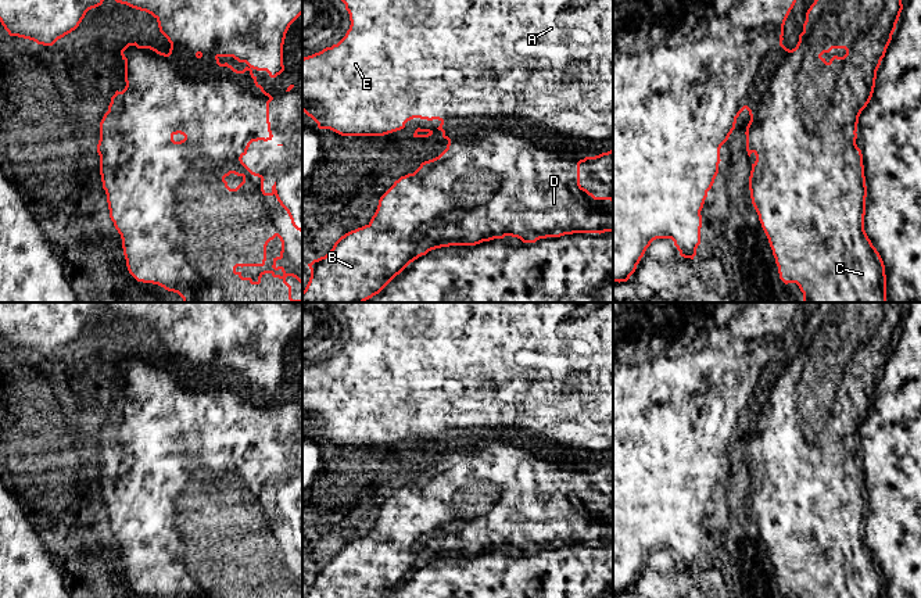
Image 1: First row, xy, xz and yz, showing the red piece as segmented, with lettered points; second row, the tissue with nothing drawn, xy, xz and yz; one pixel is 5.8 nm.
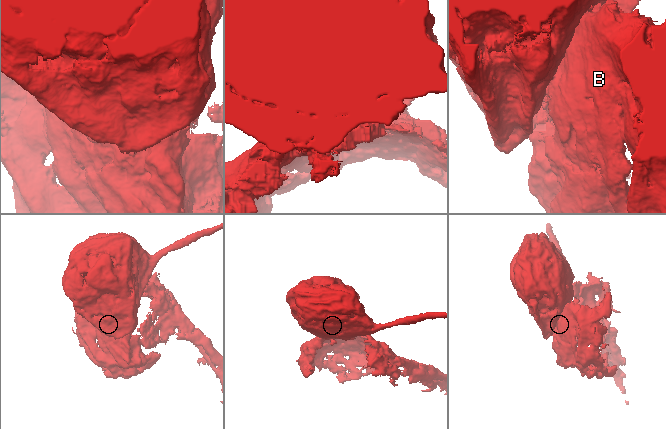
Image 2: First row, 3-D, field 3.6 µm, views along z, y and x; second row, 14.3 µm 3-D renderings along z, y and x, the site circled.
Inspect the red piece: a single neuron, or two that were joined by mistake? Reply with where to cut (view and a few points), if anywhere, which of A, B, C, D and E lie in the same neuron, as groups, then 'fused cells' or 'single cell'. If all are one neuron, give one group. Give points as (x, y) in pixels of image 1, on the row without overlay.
cut in xz along (612, 444), (486, 426), (483, 475), (412, 484); A E / B C D; fused cells

